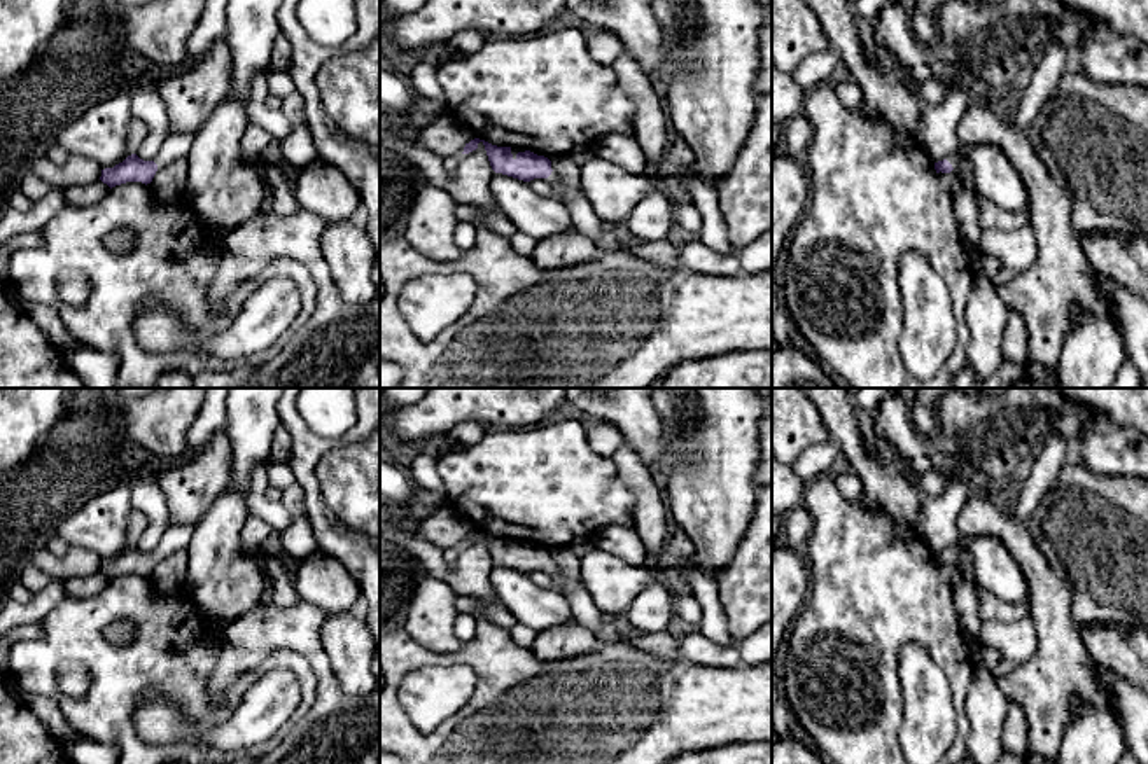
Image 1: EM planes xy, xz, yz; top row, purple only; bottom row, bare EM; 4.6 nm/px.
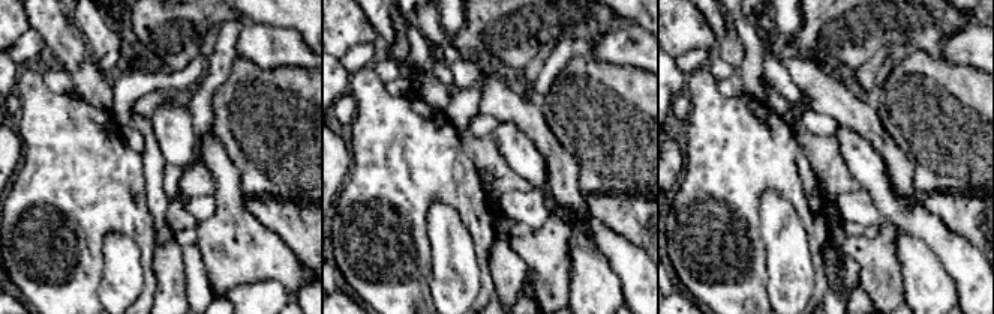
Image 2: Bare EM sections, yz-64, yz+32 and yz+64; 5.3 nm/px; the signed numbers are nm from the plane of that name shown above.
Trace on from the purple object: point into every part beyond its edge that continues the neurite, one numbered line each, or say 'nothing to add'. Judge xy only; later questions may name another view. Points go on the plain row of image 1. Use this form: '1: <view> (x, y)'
1: xy (179, 535)

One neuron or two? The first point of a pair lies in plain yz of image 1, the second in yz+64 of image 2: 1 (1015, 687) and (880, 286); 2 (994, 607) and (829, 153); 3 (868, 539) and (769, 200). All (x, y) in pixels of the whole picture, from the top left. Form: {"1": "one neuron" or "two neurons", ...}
{"1": "one neuron", "2": "one neuron", "3": "two neurons"}

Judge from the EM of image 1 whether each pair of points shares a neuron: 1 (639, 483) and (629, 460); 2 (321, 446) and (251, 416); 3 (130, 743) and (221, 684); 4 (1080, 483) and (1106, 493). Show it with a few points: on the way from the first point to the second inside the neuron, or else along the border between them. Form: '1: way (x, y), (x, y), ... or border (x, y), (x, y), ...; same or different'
1: way (639, 478), (632, 465); same
2: border (277, 406), (282, 423); different
3: border (249, 670), (240, 673), (223, 691), (209, 687); different
4: way (1087, 490), (1099, 493); same

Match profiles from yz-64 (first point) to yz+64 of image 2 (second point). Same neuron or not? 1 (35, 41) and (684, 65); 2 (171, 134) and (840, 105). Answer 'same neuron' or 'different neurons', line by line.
1: same neuron
2: different neurons

